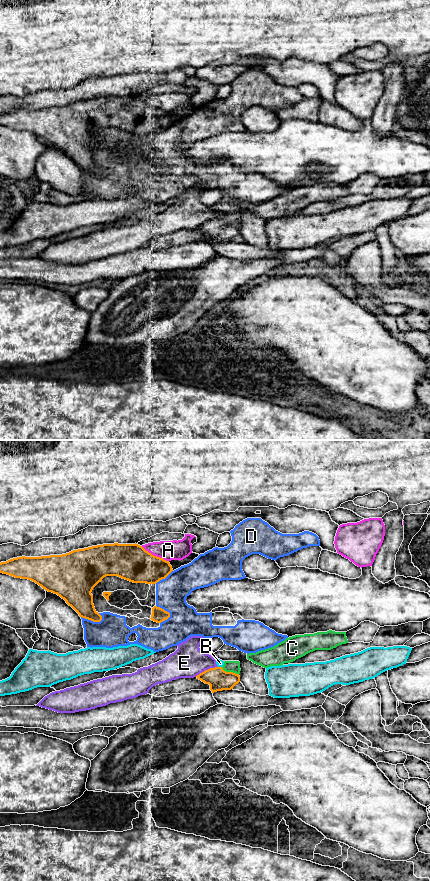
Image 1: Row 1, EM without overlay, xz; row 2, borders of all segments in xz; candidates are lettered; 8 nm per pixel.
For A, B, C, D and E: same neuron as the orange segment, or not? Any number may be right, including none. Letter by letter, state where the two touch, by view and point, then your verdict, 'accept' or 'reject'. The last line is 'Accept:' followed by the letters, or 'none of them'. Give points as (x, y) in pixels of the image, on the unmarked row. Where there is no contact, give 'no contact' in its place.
A: contact xz (155, 108); reject
B: contact xz (220, 219); reject
C: contact xz (230, 224); accept
D: contact xz (92, 172); reject
E: contact xz (206, 222); reject
Accept: C

